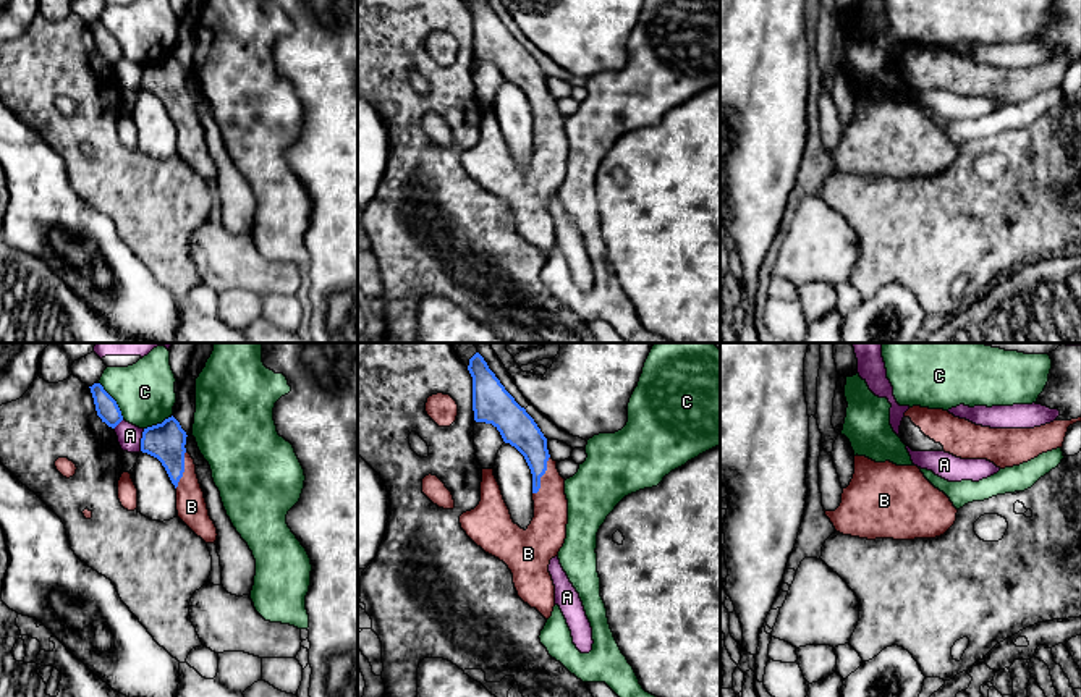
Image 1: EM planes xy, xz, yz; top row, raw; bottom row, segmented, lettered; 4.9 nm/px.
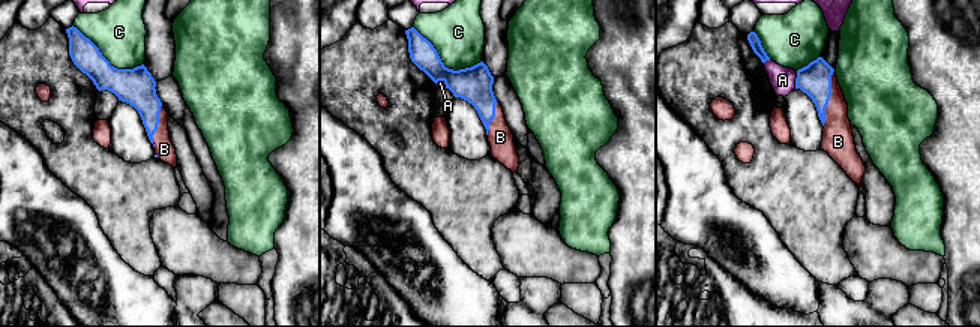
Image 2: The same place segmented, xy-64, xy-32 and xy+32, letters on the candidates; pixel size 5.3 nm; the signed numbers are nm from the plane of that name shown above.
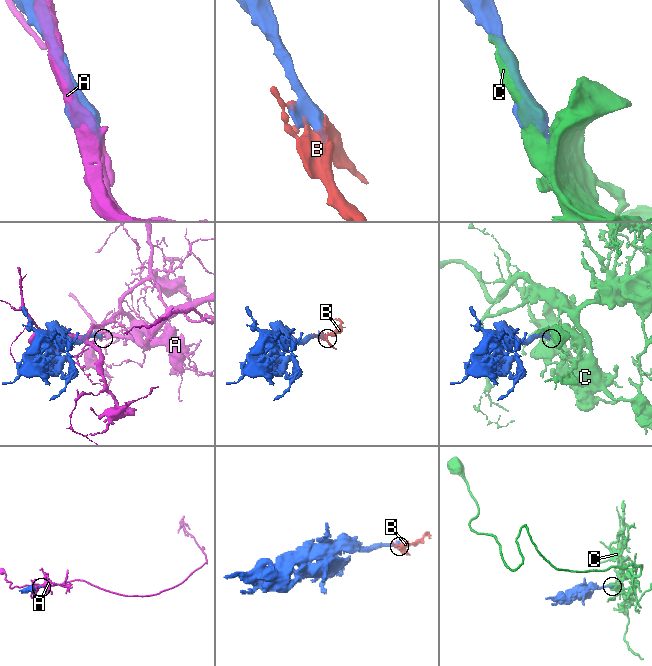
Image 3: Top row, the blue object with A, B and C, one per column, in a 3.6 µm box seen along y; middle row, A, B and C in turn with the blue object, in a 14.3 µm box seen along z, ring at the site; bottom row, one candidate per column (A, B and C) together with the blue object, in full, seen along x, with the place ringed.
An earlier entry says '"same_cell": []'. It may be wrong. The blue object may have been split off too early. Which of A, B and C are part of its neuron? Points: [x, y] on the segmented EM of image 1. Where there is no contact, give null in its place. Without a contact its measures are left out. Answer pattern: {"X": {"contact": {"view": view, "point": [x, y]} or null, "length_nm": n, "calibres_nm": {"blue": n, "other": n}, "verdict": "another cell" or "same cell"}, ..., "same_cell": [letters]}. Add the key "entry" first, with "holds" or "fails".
{"entry": "fails", "A": {"contact": {"view": "xy", "point": [141, 440]}, "length_nm": 110, "calibres_nm": {"blue": 190, "other": 120}, "verdict": "another cell"}, "B": {"contact": {"view": "xz", "point": [542, 474]}, "length_nm": 200, "calibres_nm": {"blue": 170, "other": 180}, "verdict": "same cell"}, "C": {"contact": {"view": "xy", "point": [114, 400]}, "length_nm": 220, "calibres_nm": {"blue": 110, "other": 300}, "verdict": "another cell"}, "same_cell": ["B"]}

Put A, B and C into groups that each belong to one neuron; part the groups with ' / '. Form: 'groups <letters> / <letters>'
groups A / B / C

